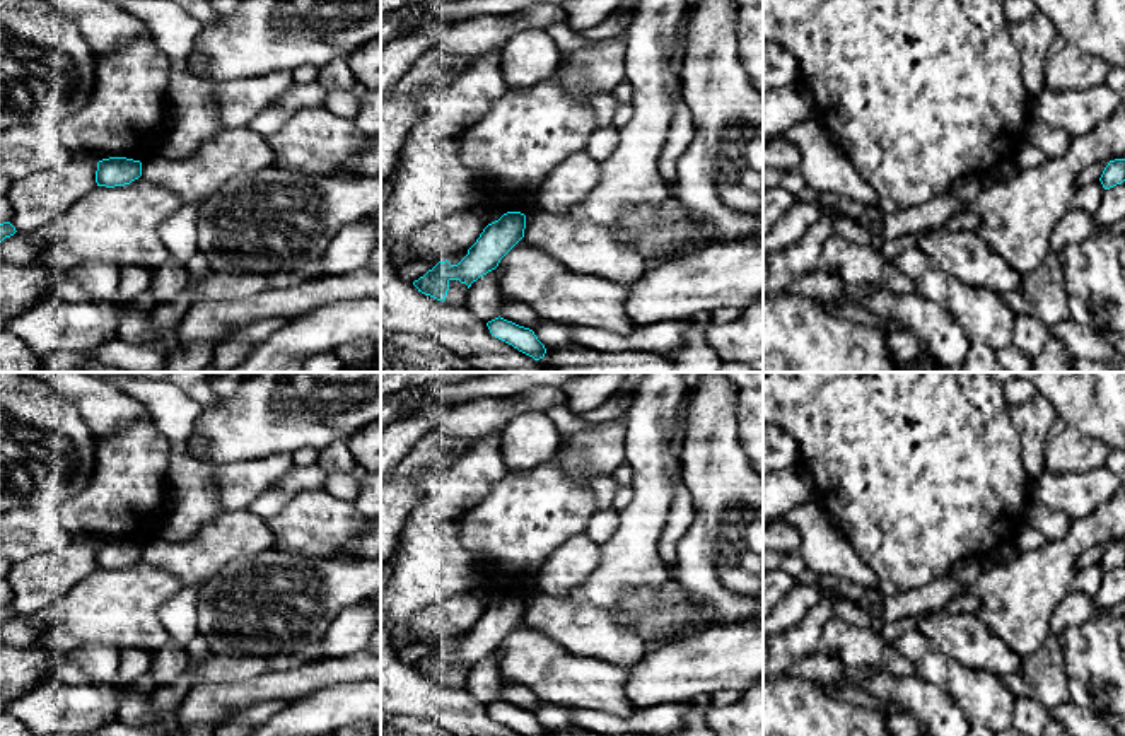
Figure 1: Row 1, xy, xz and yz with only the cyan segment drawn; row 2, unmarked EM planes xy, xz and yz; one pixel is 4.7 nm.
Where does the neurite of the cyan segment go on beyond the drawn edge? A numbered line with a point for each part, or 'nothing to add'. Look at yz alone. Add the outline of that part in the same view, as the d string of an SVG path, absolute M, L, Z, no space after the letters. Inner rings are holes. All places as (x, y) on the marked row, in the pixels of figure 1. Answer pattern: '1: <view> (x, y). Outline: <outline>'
nothing to add

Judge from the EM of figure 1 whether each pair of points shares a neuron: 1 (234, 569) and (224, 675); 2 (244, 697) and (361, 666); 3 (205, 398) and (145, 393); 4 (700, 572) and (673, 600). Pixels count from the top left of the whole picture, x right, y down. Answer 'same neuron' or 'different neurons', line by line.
1: different neurons
2: same neuron
3: different neurons
4: different neurons

